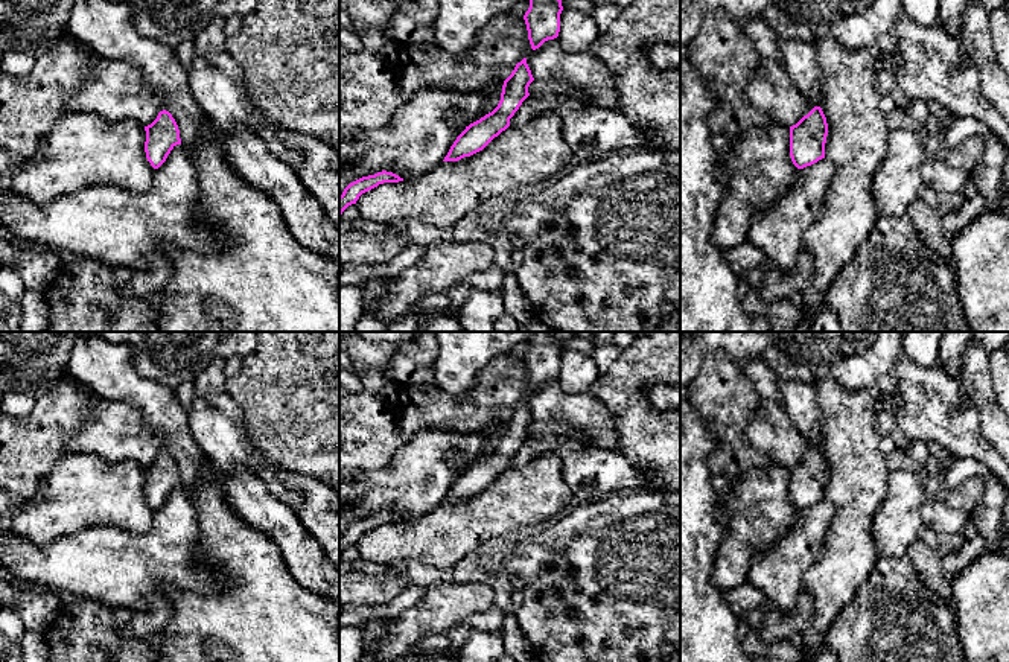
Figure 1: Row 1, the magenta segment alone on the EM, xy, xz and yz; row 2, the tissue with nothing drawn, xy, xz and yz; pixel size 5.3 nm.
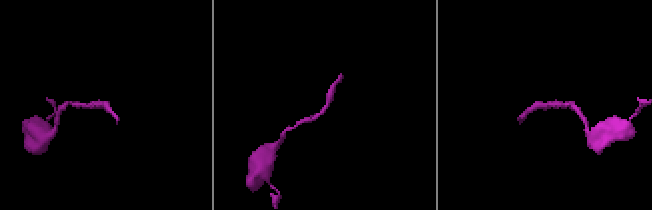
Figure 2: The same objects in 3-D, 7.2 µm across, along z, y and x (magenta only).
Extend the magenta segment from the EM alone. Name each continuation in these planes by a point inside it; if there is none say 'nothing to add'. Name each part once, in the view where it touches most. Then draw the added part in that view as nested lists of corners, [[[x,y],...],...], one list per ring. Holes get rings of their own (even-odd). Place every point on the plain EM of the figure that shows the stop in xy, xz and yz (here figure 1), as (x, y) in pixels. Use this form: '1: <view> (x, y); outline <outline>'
nothing to add

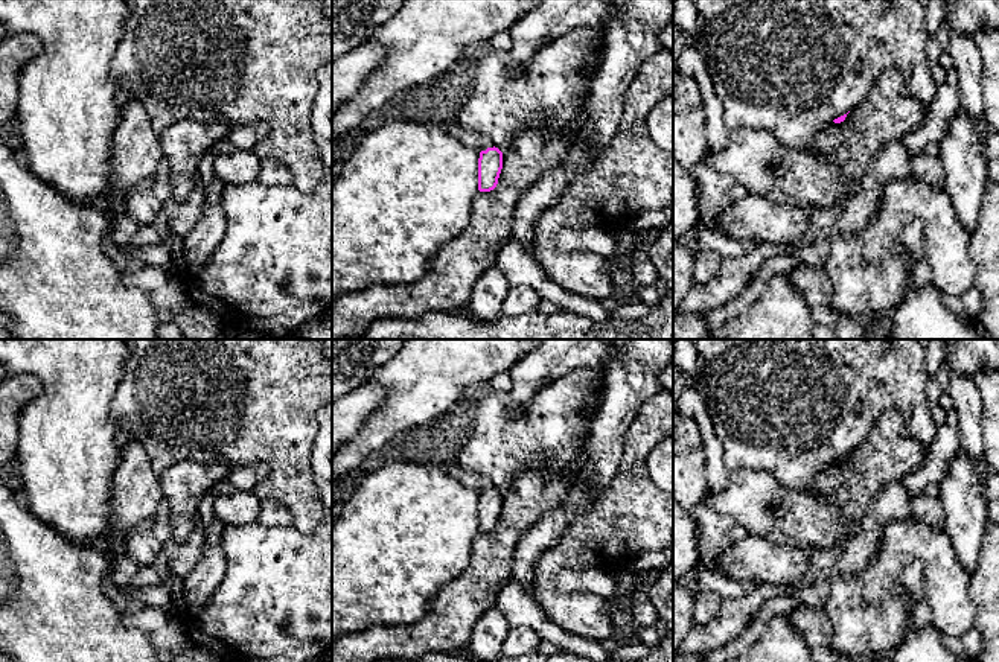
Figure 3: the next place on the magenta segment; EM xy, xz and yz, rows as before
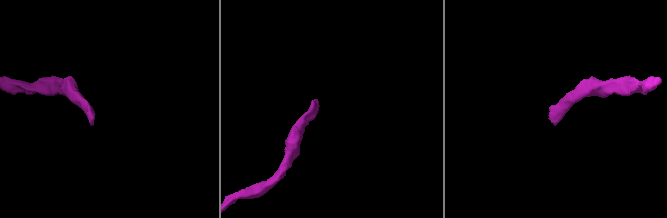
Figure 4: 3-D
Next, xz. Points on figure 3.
1: xz (477, 481); outline [[[455,470],[452,475],[458,482],[461,482],[463,485],[469,489],[477,490],[478,493],[495,487],[492,479],[481,473]]]

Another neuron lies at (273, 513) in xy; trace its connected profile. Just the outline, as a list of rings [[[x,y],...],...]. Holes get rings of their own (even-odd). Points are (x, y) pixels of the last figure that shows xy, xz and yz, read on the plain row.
[[[260,499],[257,522],[268,527],[292,527],[292,516],[283,504],[274,499]]]

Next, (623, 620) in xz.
[[[629,560],[623,569],[634,574],[634,586],[629,594],[621,598],[615,607],[615,612],[611,618],[612,633],[611,638],[618,642],[618,645],[626,645],[630,636],[635,636],[635,616],[634,616],[634,594],[640,584],[647,578],[649,572],[634,571]]]

